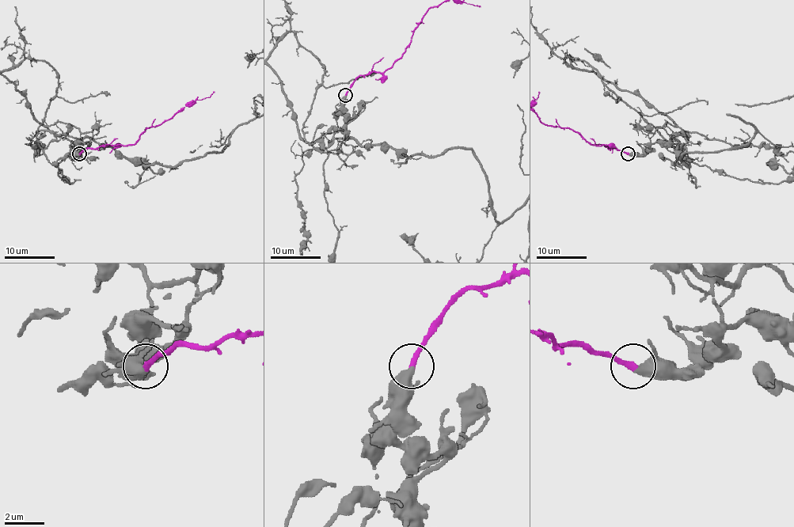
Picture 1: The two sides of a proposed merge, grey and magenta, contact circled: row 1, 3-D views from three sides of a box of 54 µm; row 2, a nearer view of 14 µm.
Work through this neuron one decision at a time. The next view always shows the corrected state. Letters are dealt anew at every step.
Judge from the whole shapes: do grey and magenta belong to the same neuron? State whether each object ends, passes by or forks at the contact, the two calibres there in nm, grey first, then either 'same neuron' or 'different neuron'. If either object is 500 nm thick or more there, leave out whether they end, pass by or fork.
500/280 nm | same neuron

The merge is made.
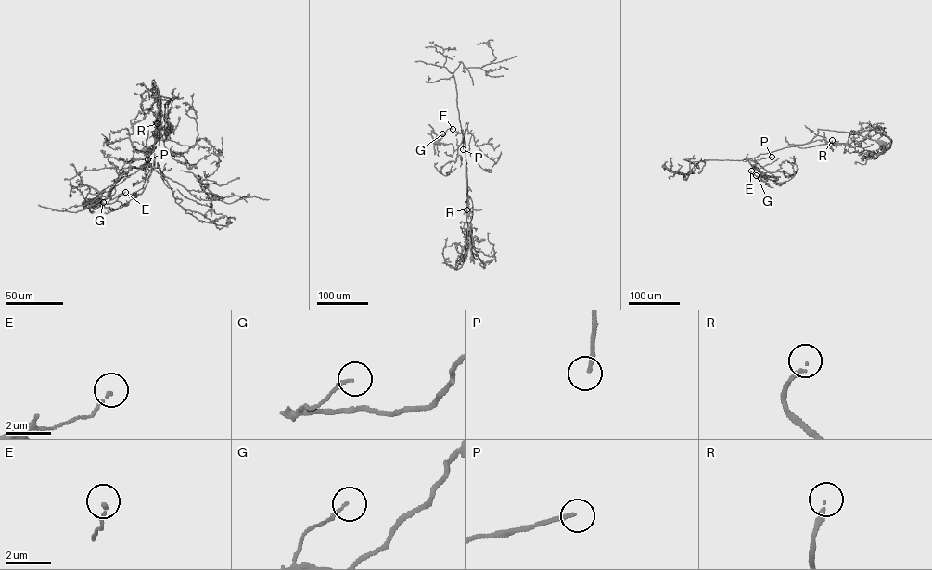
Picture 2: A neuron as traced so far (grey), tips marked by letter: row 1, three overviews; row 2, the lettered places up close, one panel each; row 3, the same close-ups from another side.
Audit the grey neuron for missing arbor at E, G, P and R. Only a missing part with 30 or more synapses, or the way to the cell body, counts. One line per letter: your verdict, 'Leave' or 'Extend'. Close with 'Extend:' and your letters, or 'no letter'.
E: Leave
G: Leave
P: Extend
R: Extend
Extend: P, R

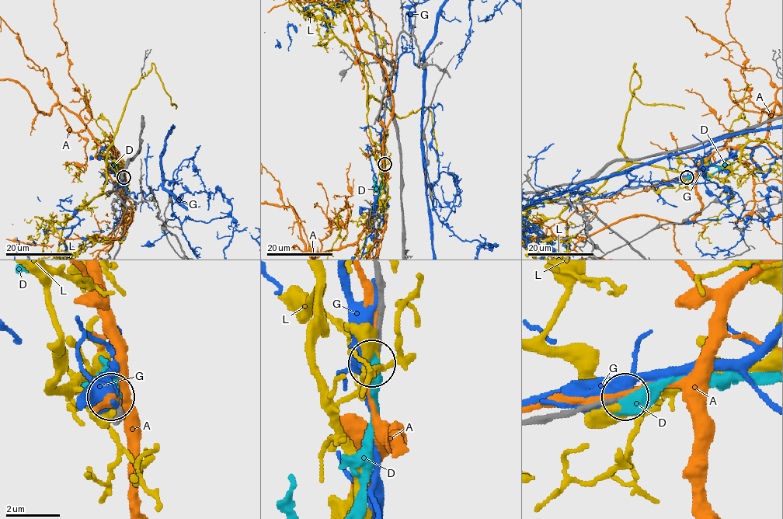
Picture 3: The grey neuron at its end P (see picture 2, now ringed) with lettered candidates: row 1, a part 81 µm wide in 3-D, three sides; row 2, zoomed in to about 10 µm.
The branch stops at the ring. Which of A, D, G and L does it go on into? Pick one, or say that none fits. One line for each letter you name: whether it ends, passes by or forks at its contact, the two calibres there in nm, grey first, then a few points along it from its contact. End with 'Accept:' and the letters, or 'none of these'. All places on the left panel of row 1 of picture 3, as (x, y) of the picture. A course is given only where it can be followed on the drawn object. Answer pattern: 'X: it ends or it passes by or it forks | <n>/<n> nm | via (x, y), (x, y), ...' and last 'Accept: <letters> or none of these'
Accept: none of these

